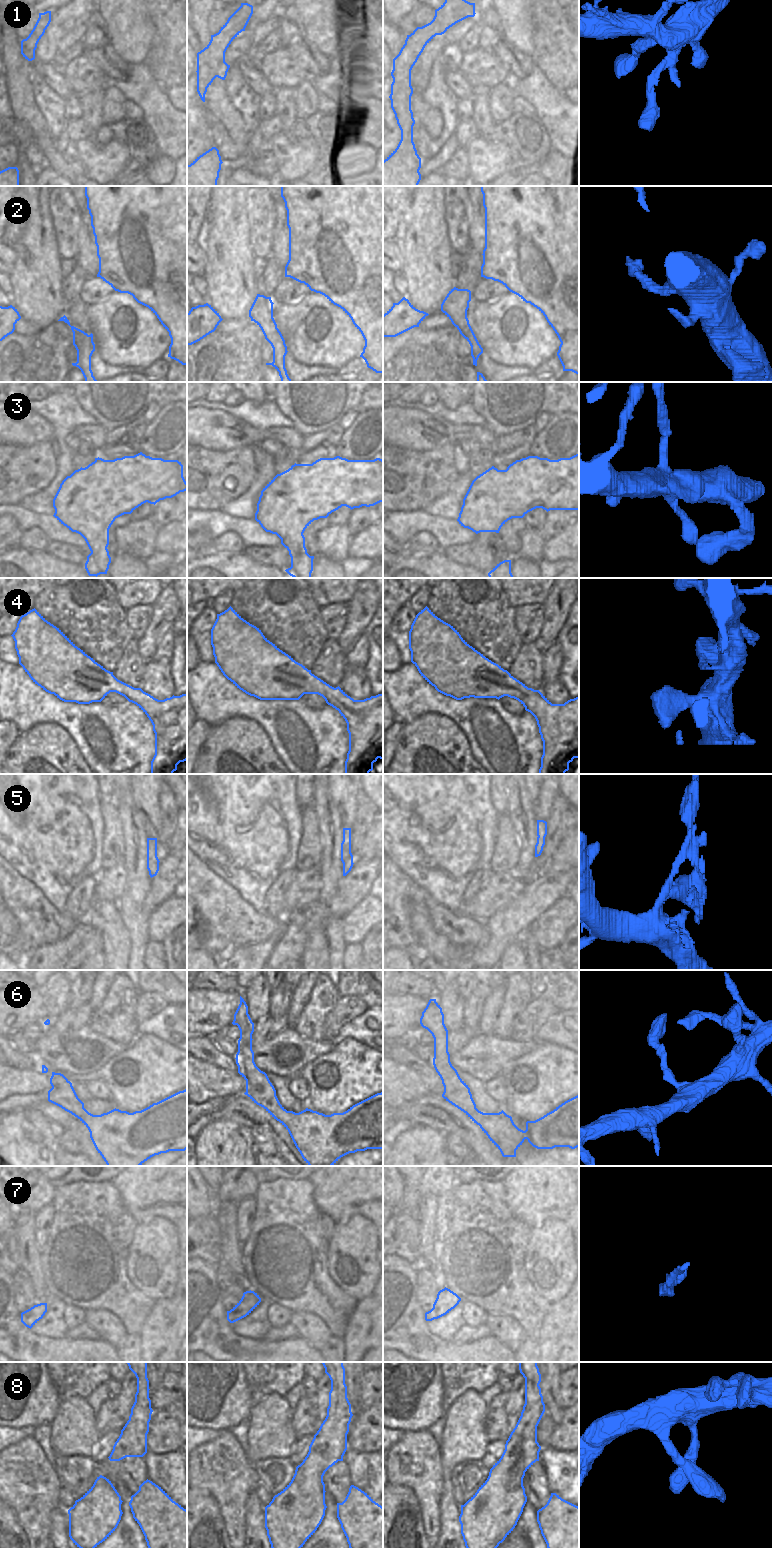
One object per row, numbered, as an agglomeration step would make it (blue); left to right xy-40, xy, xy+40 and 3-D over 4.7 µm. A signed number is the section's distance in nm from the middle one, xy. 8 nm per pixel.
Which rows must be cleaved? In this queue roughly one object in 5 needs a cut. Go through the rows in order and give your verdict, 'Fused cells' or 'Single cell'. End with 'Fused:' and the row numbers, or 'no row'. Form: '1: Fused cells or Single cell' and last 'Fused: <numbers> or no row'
1: Single cell
2: Single cell
3: Single cell
4: Single cell
5: Fused cells
6: Single cell
7: Single cell
8: Single cell
Fused: 5.

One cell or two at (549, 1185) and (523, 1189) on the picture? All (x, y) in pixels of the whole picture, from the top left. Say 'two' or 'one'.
one

